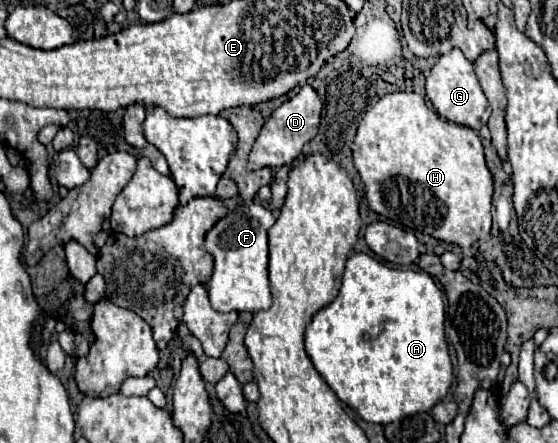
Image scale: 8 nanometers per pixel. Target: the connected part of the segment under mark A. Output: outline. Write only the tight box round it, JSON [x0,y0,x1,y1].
[306,253,454,425]

